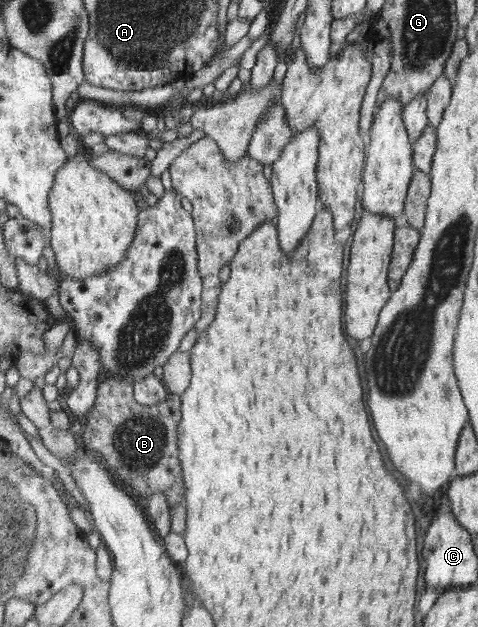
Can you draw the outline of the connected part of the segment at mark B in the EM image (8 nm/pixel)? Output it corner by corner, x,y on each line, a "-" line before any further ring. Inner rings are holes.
108,377
99,386
94,407
86,414
85,429
82,431
83,442
86,451
93,452
102,458
116,480
124,483
129,492
134,491
132,493
134,498
149,499
155,493
164,493
173,508
186,497
184,467
180,464
179,459
180,421
182,421
182,411
180,411
180,396
178,394
170,393
166,400
147,406
135,400
133,384
128,385

